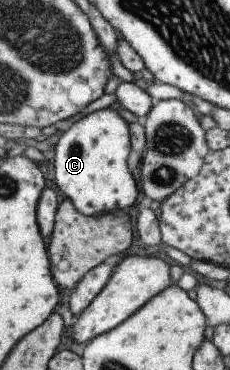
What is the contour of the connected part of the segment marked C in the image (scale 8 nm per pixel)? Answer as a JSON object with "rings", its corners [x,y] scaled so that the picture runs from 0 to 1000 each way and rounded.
{"rings":[[[439,289],[365,311],[252,362],[230,403],[230,489],[365,584],[526,573],[596,538],[596,505],[548,441],[565,403],[557,332],[509,297]]]}

